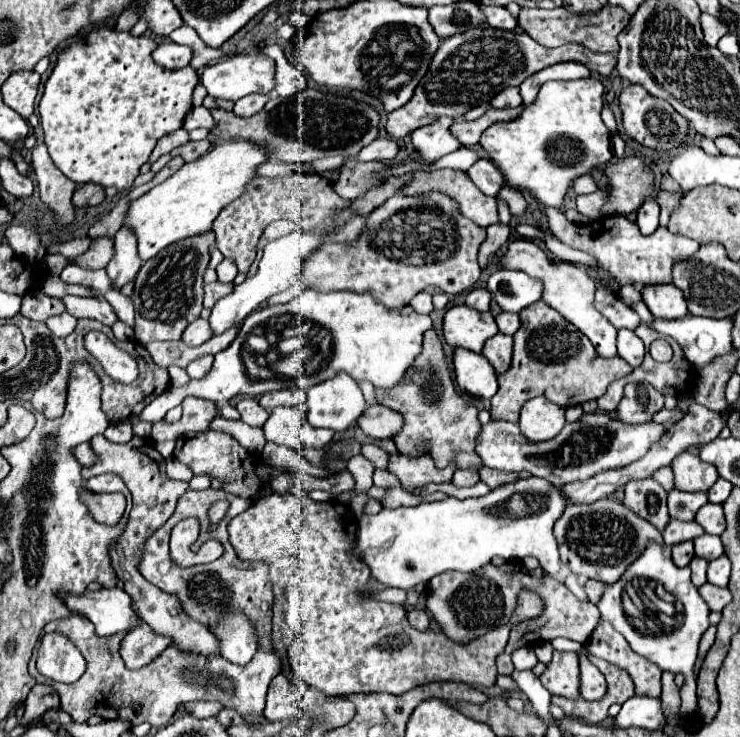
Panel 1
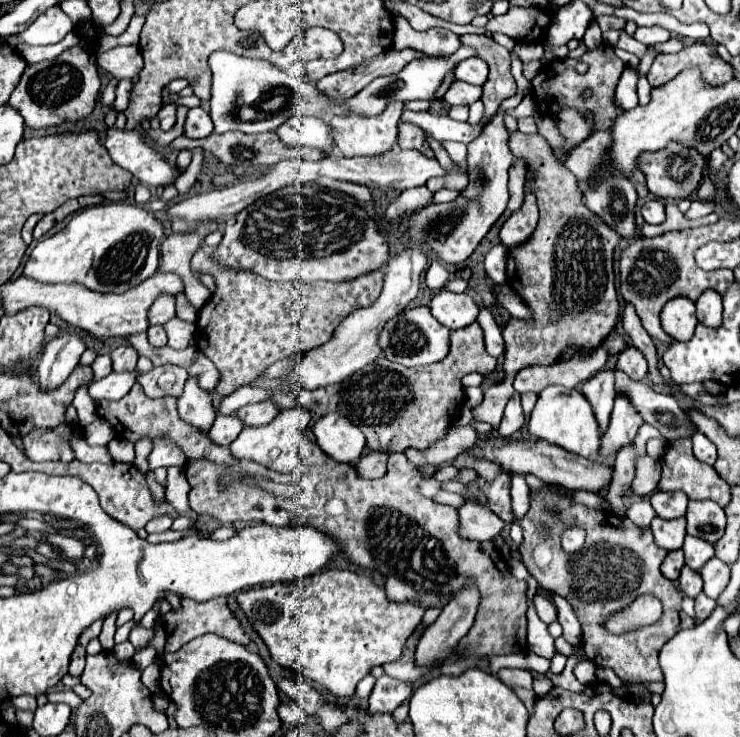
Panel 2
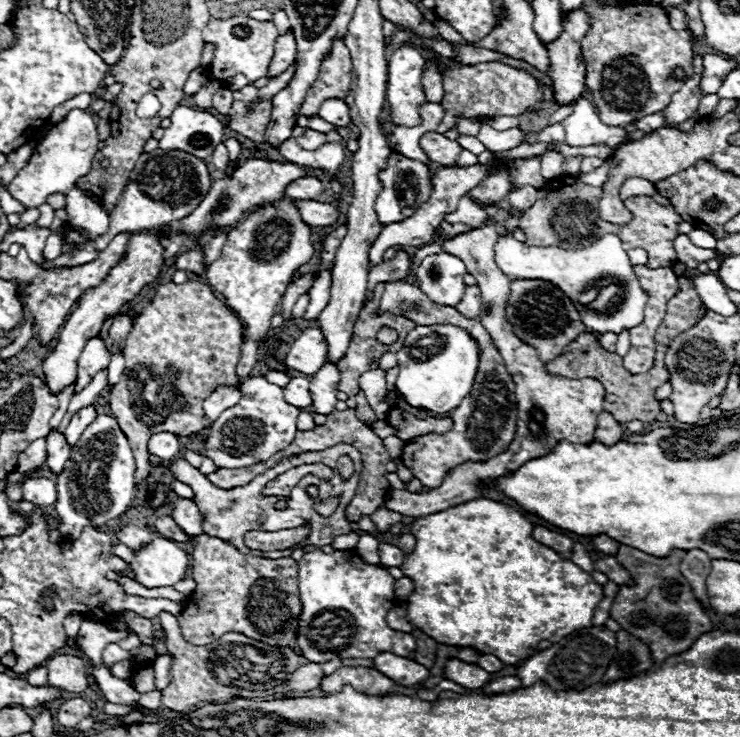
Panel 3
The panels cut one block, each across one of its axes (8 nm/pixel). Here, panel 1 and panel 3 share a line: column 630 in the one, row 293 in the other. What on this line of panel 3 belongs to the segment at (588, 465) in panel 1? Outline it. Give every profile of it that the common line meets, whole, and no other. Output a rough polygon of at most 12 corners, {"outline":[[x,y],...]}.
{"outline":[[440,252],[422,260],[416,284],[432,302],[456,306],[466,266]]}

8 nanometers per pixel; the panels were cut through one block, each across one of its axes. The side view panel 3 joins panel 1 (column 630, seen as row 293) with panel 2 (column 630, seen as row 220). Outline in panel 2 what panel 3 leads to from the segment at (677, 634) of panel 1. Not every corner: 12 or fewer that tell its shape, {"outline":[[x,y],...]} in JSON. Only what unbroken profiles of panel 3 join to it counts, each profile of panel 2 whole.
{"outline":[[650,500],[634,502],[627,517],[637,526],[650,526],[656,517]]}

